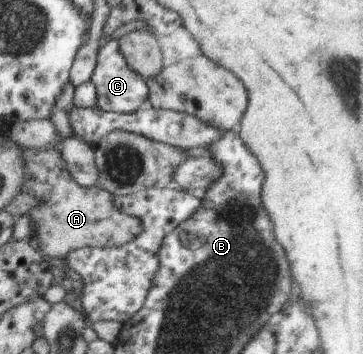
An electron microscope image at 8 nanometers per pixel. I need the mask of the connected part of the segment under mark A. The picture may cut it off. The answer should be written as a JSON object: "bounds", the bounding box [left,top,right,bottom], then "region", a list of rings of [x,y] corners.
{"bounds":[22,149,143,260],"region":[[[23,149],[25,182],[22,192],[35,195],[41,203],[28,214],[31,216],[31,239],[41,254],[65,260],[71,251],[89,248],[122,247],[143,230],[140,218],[118,210],[112,204],[112,194],[100,185],[82,187],[75,182],[63,163],[60,152]]]}

